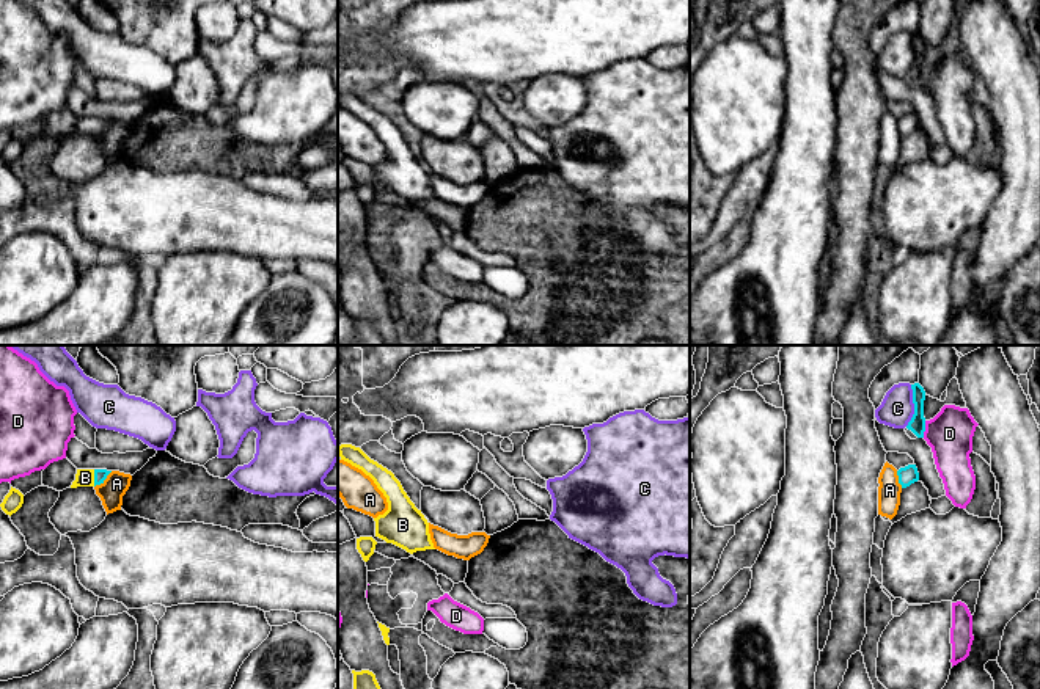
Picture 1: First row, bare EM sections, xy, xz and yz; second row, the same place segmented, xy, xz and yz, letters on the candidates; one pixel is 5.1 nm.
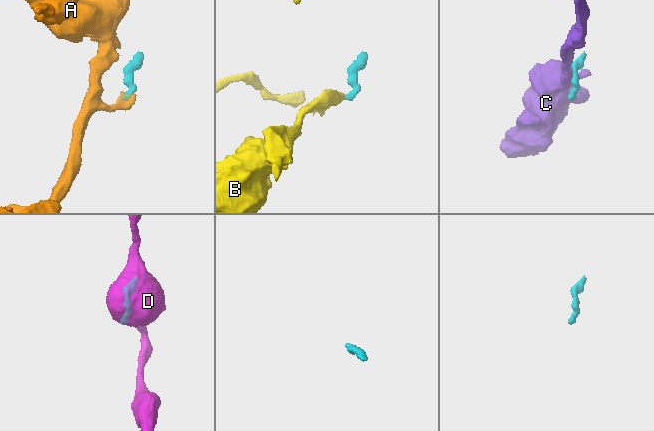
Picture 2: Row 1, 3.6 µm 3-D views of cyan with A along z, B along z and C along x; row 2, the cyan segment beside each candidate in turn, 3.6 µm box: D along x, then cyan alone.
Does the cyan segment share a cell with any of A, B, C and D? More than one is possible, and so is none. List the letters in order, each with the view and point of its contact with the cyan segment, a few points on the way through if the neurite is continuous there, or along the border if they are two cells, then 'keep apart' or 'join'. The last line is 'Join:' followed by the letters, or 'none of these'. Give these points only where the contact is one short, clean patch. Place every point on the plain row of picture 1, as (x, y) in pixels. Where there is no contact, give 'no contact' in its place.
A: contact xy (102, 129); border xy (112, 120), (95, 135); keep apart
B: contact xy (95, 126); way xy (99, 123), (95, 126), (85, 126); join
C: contact yz (915, 54); border yz (911, 33), (913, 65), (905, 74); keep apart
D: contact yz (924, 77); border yz (926, 69), (922, 85); keep apart
Join: B

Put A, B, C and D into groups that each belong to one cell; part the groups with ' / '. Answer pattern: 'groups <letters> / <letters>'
groups A / B / C / D

